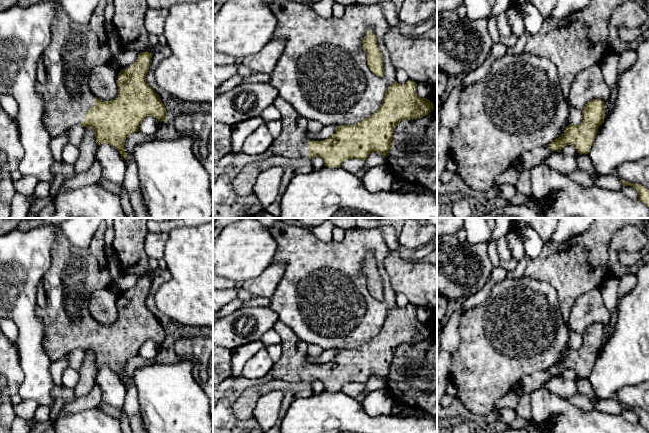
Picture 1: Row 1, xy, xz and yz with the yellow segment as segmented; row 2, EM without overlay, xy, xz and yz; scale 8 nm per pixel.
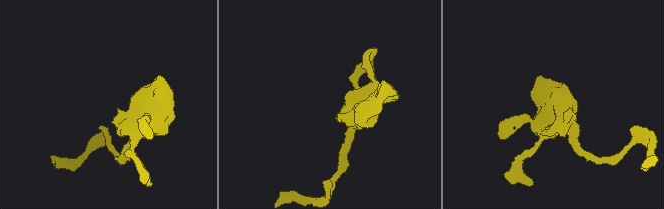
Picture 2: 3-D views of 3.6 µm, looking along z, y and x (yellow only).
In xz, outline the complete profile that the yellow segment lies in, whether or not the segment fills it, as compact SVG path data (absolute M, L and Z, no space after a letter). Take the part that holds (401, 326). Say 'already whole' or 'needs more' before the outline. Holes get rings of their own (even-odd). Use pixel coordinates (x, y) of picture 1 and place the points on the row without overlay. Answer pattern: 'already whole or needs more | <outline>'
needs more | M417 307L391 308L380 332L369 342L352 349L338 349L335 357L324 364L307 362L308 344L278 320L274 330L281 337L281 358L267 375L258 379L264 384L274 379L286 382L321 381L325 390L340 392L346 383L365 384L371 376L387 381L392 373L392 362L402 344L422 342L434 334L434 328L417 318Z

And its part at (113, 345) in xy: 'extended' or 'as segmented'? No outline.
extended

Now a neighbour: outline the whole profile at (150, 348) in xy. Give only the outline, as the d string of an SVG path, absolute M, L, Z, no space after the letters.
M148 340L141 346L139 355L145 359L153 358L158 354L160 347L155 341Z

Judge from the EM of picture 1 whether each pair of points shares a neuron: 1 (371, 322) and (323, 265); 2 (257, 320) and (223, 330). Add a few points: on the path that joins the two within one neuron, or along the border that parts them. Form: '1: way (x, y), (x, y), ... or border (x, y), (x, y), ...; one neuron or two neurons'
1: way (357, 308), (328, 279); one neuron
2: way (249, 323), (231, 330); one neuron

